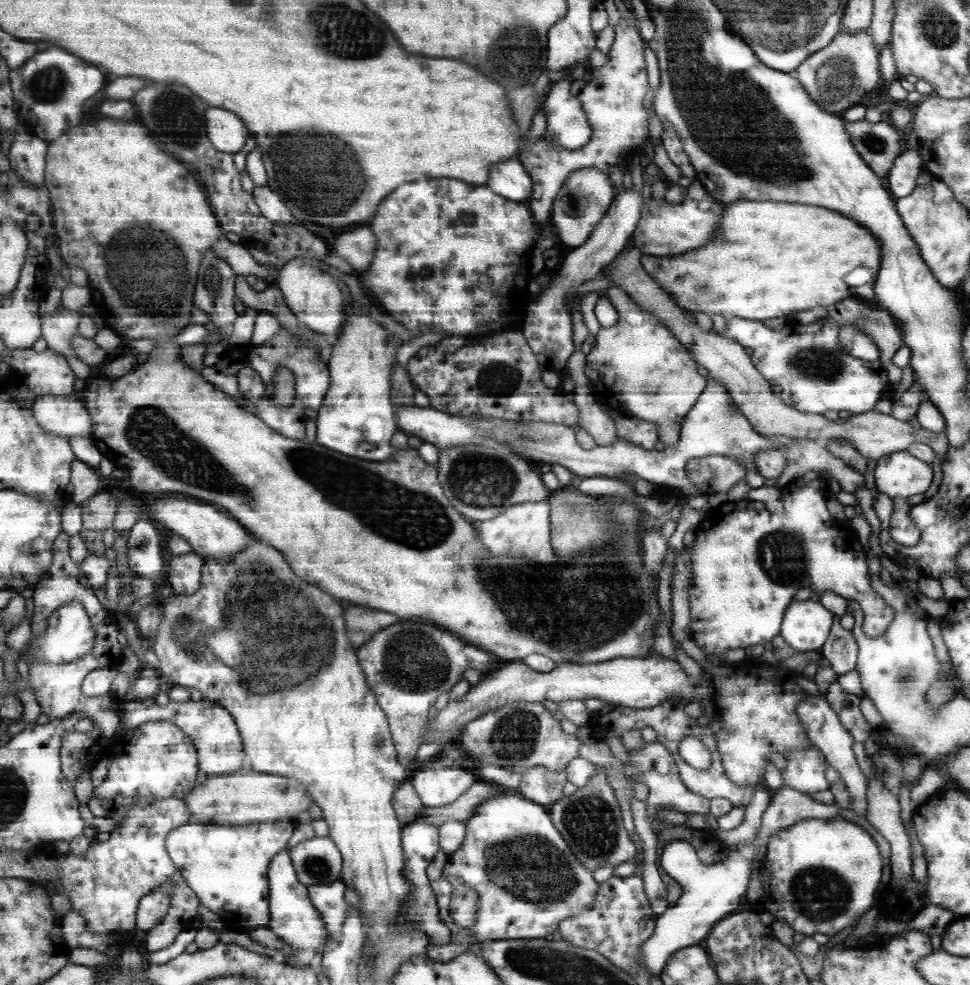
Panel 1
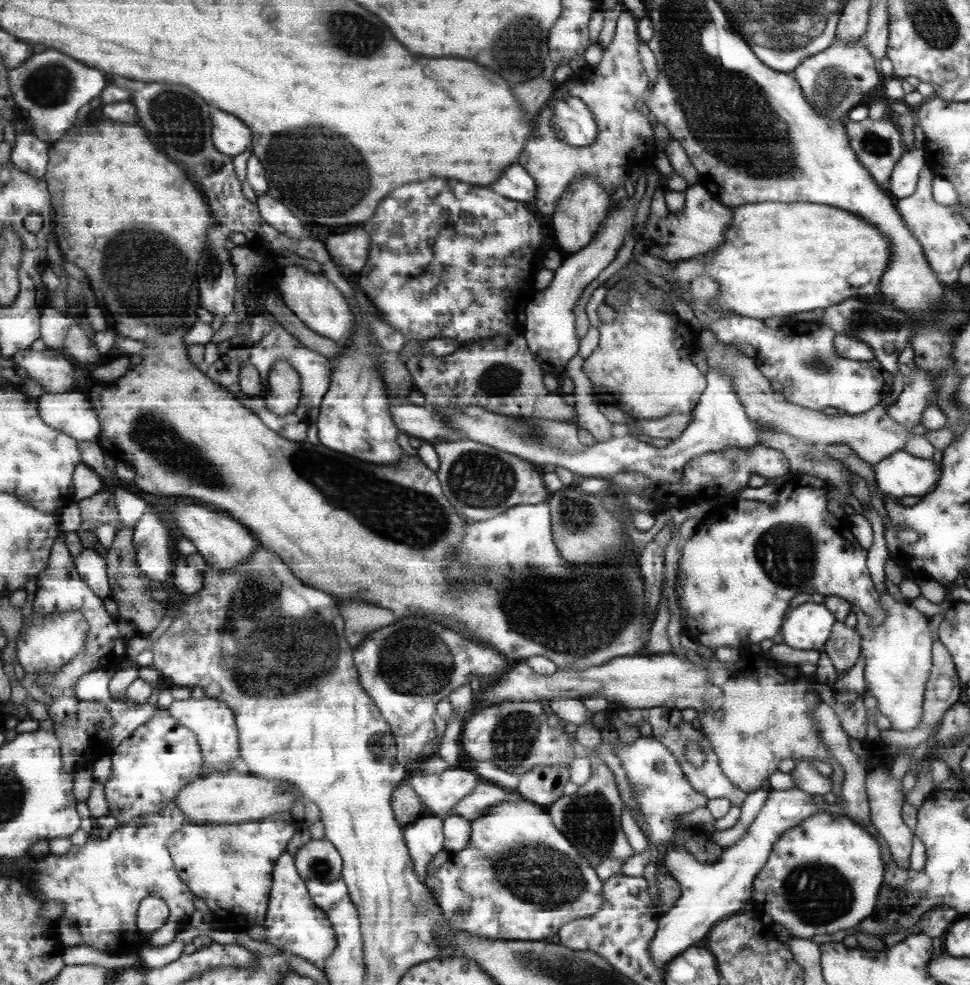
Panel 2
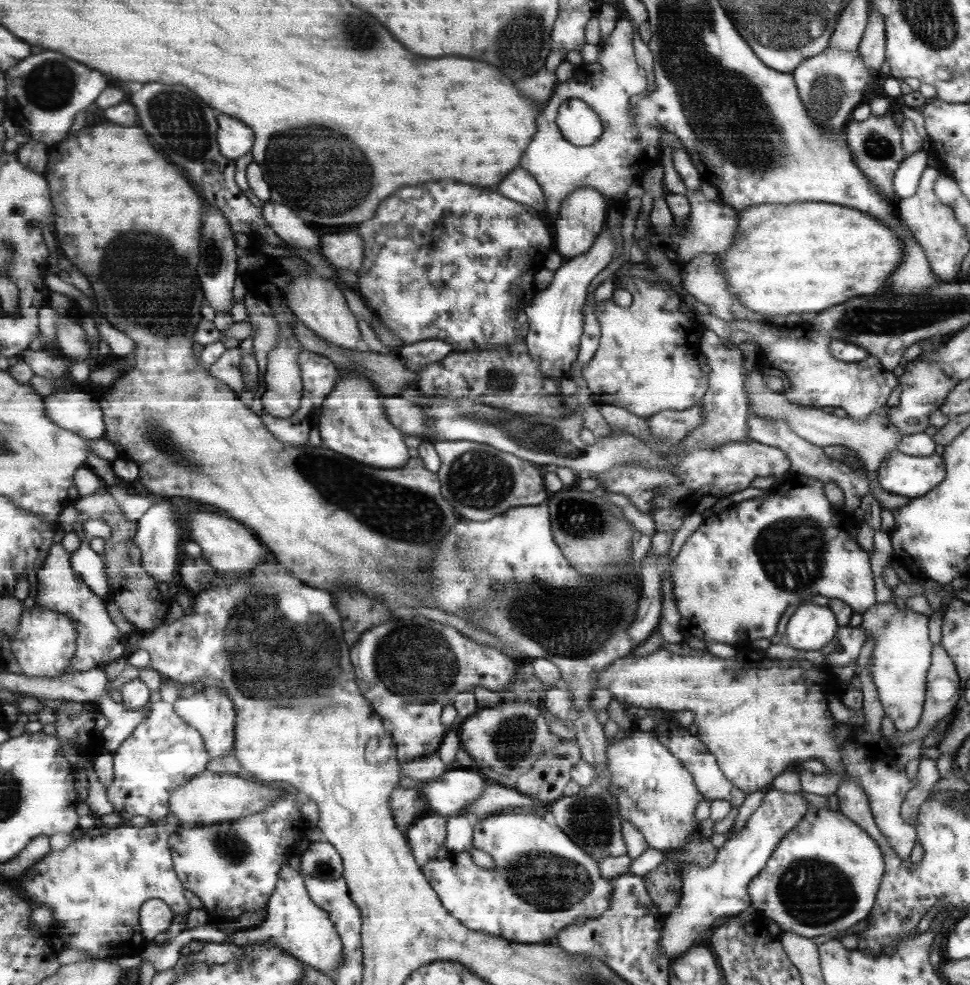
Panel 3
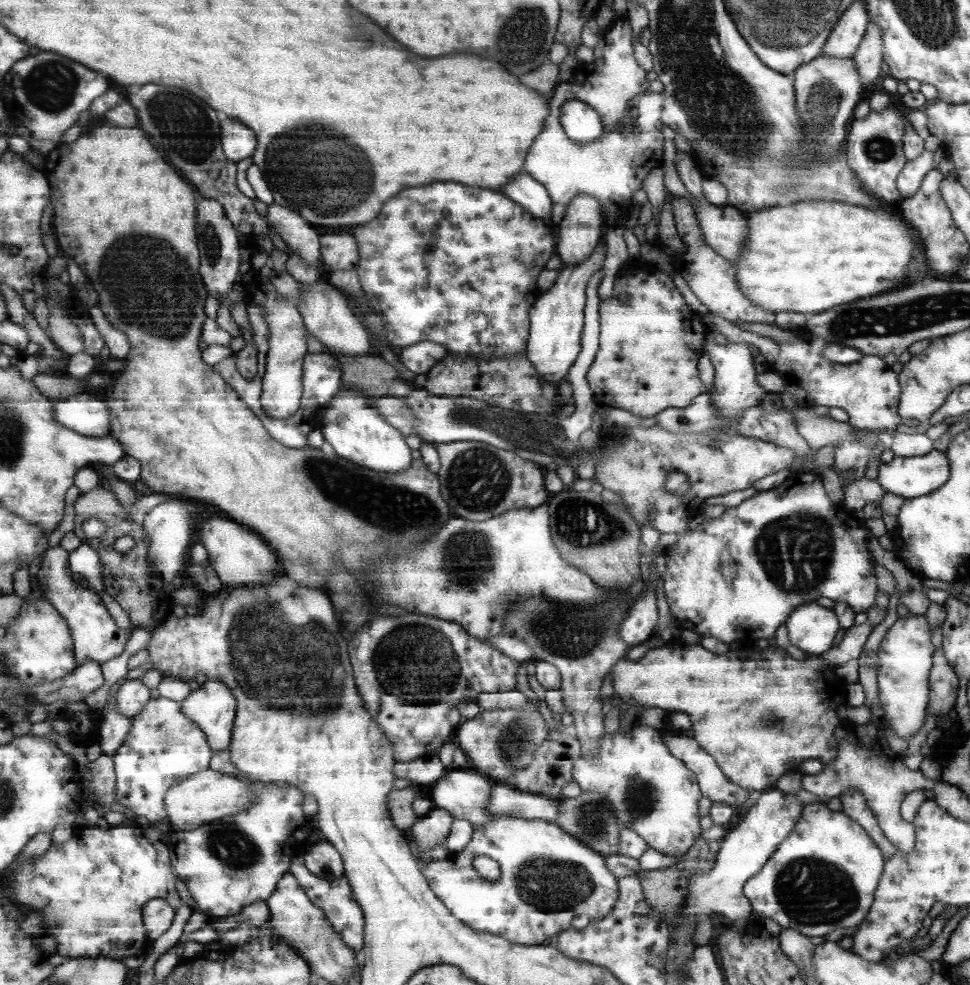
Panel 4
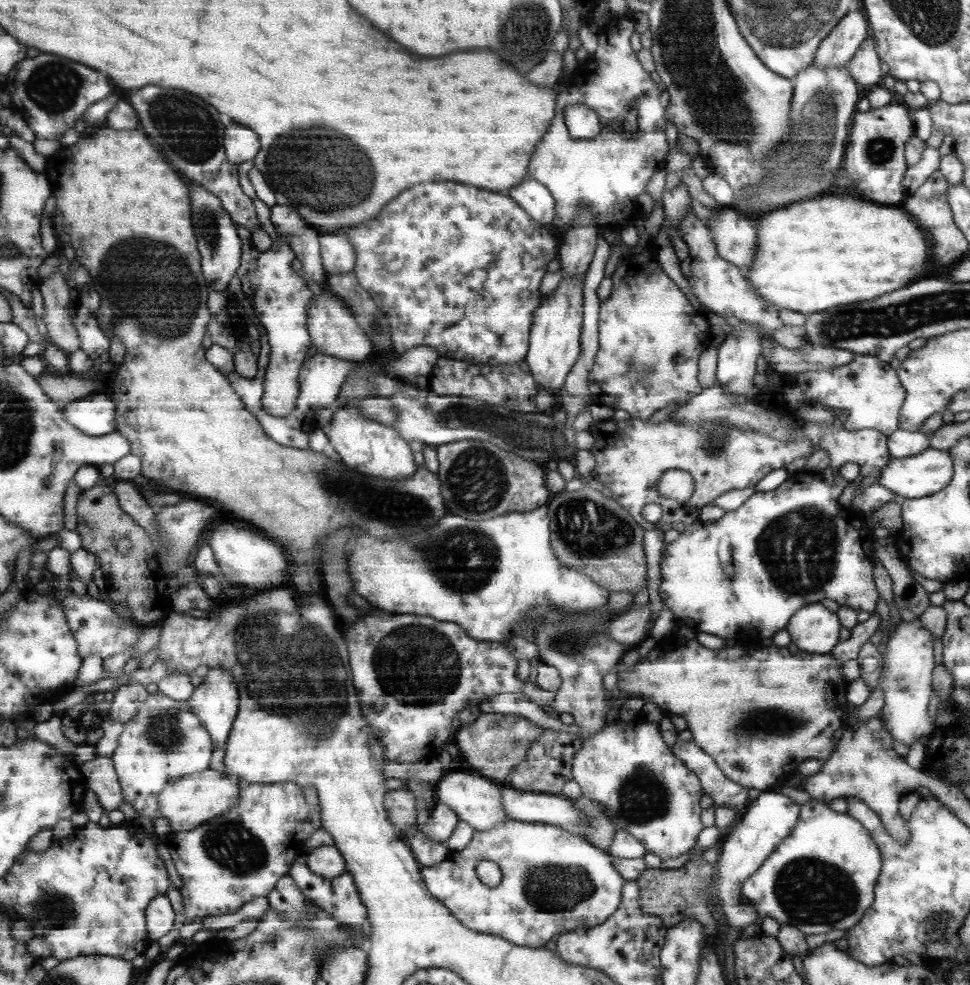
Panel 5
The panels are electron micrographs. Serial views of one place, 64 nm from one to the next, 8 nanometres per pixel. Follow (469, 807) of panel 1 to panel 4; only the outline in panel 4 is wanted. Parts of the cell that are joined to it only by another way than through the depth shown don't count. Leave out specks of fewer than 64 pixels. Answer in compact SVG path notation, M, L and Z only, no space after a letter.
M493 786L492 795L485 808L489 808L491 816L515 816L527 819L542 819L556 822L559 817L559 799L552 800L545 796L524 794L518 789L510 790L506 786Z

